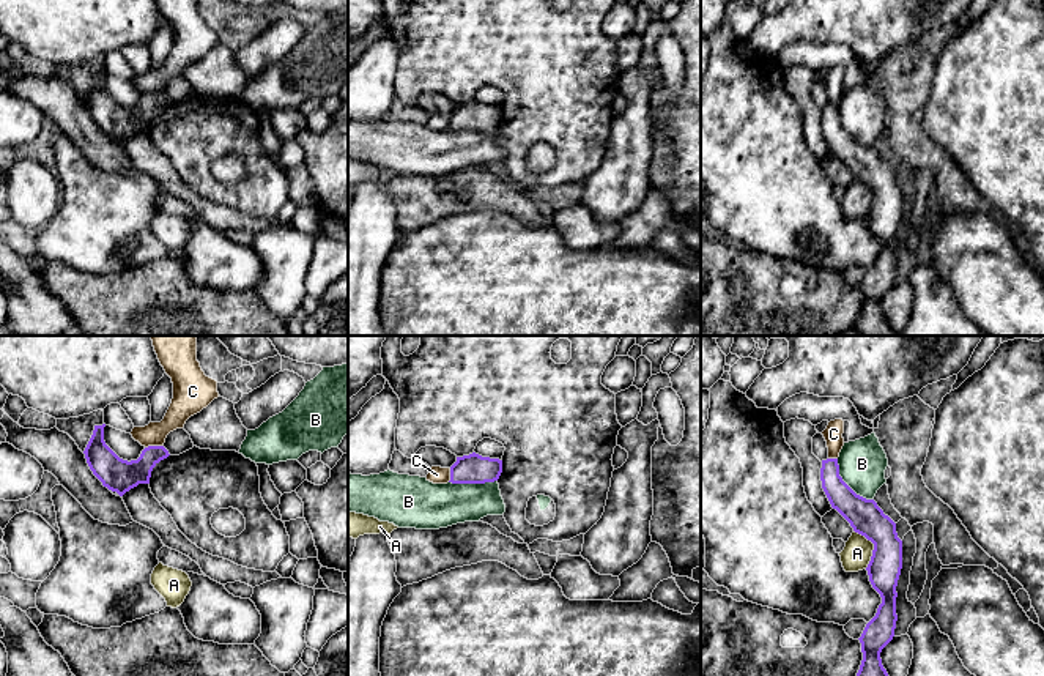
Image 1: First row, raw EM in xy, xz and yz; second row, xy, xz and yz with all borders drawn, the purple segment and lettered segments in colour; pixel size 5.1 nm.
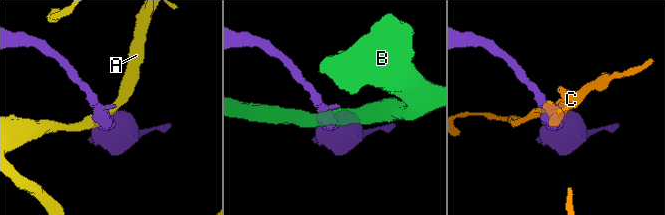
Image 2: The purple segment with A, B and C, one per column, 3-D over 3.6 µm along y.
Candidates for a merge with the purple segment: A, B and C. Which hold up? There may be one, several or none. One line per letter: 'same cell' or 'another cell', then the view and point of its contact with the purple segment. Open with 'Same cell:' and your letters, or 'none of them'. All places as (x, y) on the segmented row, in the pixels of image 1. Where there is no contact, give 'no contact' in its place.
Same cell: none of them
A: another cell | yz (874, 547)
B: another cell | yz (846, 484)
C: another cell | xy (153, 446)

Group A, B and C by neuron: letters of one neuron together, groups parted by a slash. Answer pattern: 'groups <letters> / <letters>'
groups A / B / C

